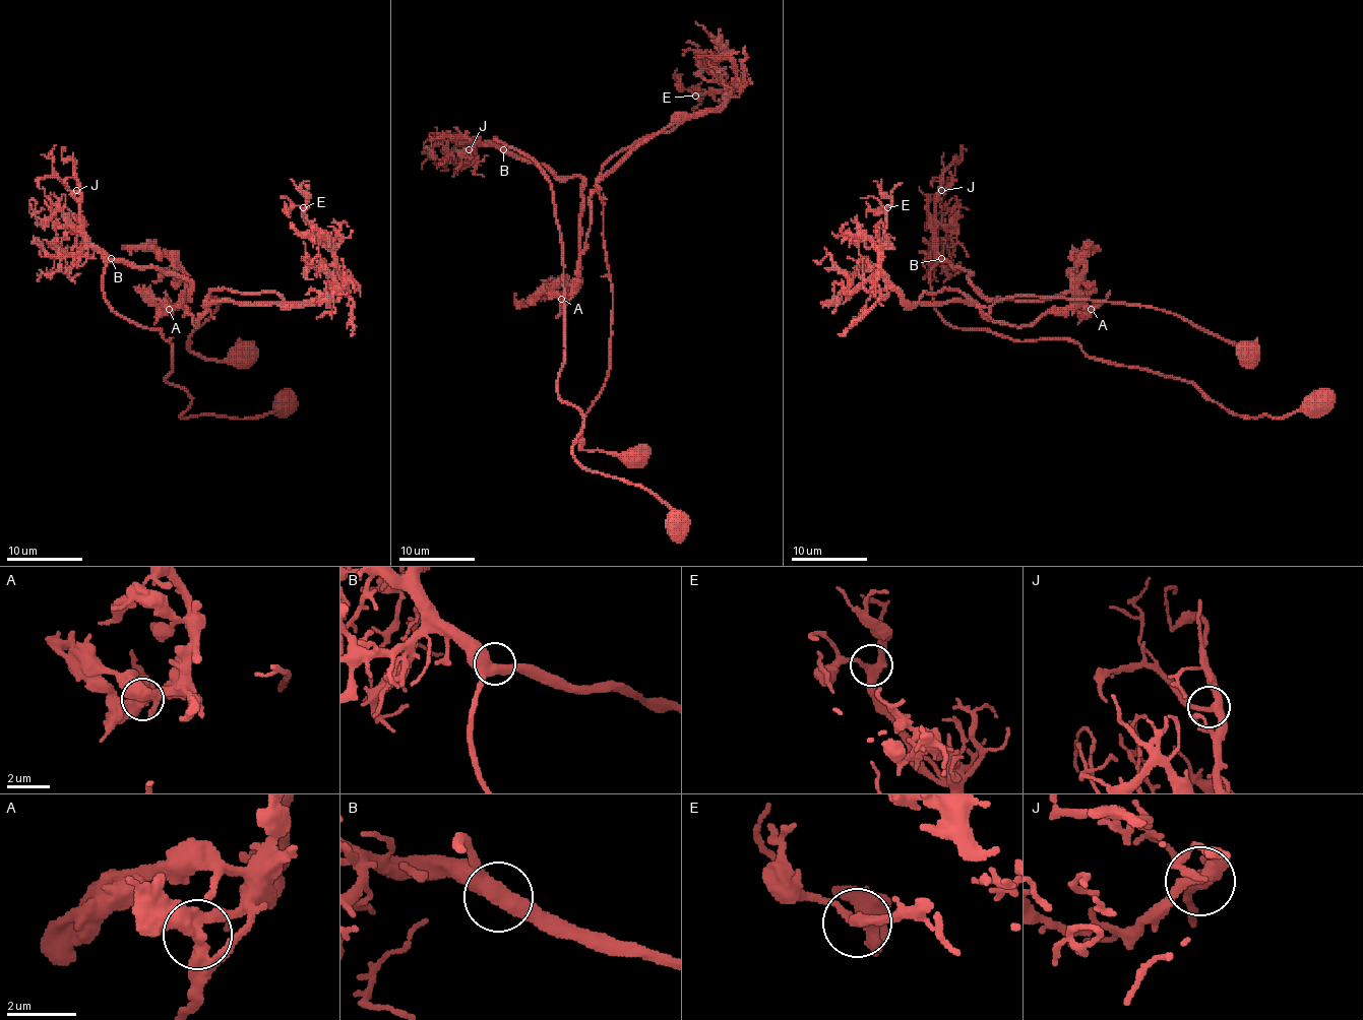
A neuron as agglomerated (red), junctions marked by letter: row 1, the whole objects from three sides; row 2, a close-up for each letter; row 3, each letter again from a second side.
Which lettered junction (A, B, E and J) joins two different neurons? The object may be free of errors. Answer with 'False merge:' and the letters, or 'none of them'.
False merge: A

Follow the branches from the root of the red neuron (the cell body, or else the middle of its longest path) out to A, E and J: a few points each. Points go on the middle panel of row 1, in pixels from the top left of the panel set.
A: (677, 525), (573, 454), (554, 195), (495, 138), (582, 180), (561, 299)
E: (677, 525), (573, 454), (554, 195), (495, 138), (582, 180), (578, 282), (590, 195), (728, 89), (695, 96)
J: (677, 525), (653, 494), (573, 454), (584, 416), (558, 393), (563, 242), (548, 176), (495, 138), (469, 149)

